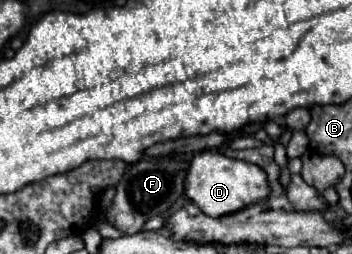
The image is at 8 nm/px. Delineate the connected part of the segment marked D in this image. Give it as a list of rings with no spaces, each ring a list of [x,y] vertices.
[[[203,150],[193,156],[191,168],[187,170],[187,184],[183,190],[183,196],[189,202],[197,204],[201,208],[201,212],[211,218],[219,218],[219,216],[237,212],[241,208],[249,206],[251,202],[269,204],[269,194],[271,194],[271,190],[267,184],[267,176],[259,166],[243,162],[243,160],[227,158],[227,156],[223,156],[219,152],[211,152],[211,150]]]

